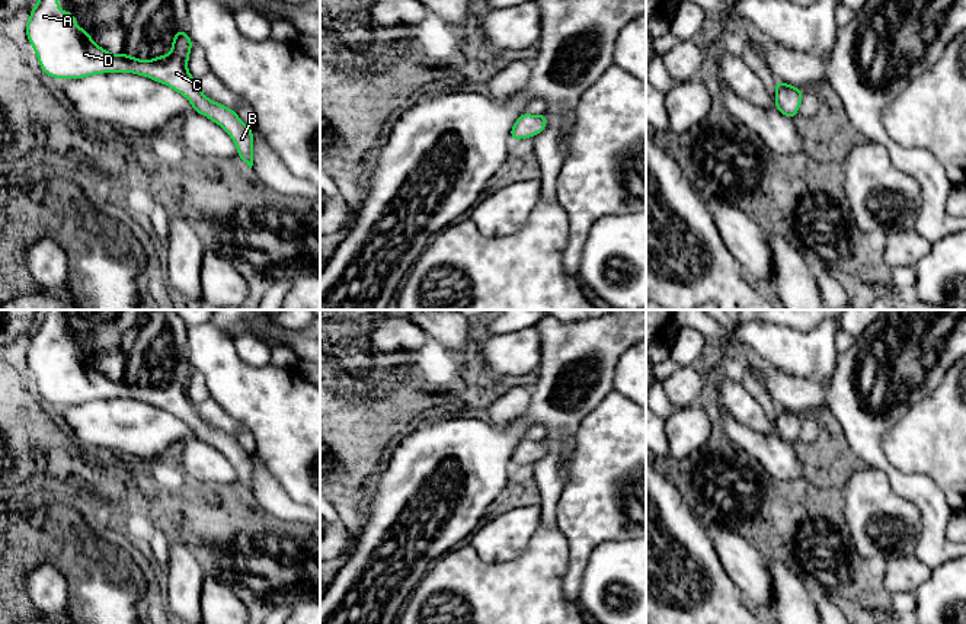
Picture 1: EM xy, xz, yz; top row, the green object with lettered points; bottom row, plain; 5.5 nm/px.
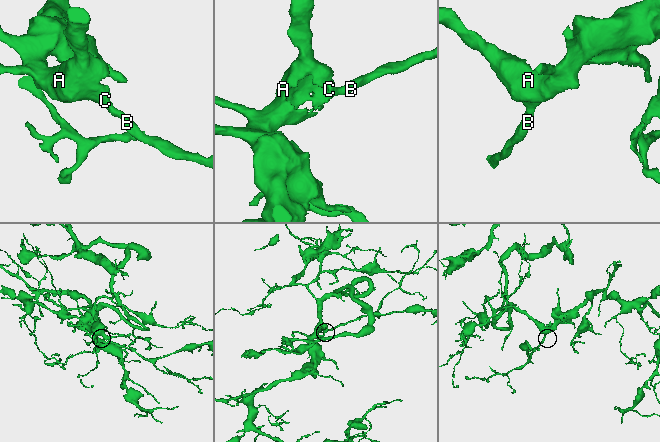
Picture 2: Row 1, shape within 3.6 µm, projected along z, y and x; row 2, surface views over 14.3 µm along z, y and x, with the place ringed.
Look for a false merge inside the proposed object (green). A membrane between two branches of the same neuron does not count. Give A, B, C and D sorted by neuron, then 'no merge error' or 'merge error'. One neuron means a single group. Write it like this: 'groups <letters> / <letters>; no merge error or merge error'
groups A B C D; no merge error

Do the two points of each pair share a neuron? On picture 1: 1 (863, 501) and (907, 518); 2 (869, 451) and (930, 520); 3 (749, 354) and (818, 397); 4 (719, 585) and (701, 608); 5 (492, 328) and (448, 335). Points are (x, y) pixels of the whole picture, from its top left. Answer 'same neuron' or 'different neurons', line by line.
1: same neuron
2: same neuron
3: same neuron
4: same neuron
5: same neuron

